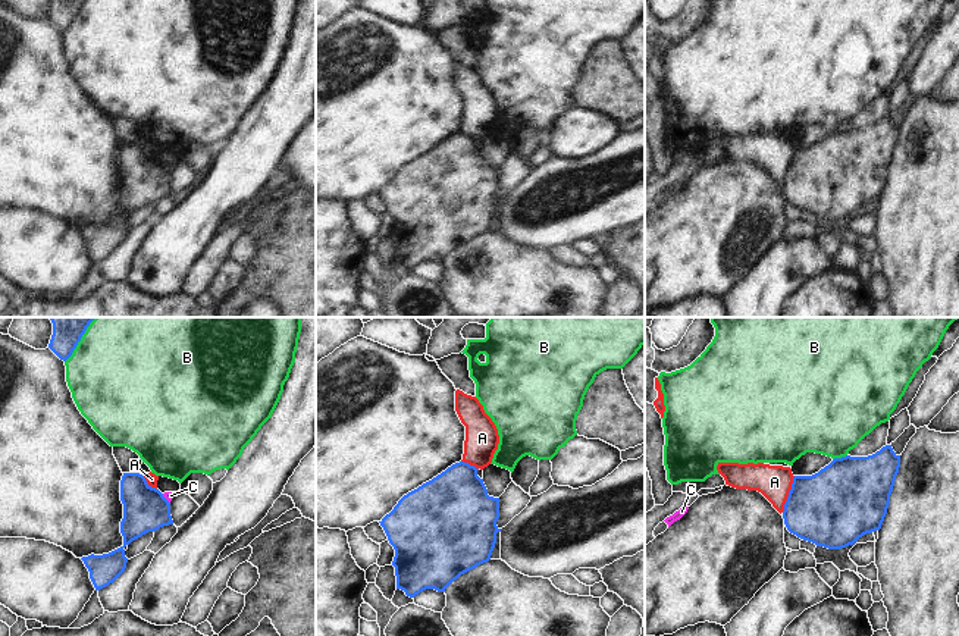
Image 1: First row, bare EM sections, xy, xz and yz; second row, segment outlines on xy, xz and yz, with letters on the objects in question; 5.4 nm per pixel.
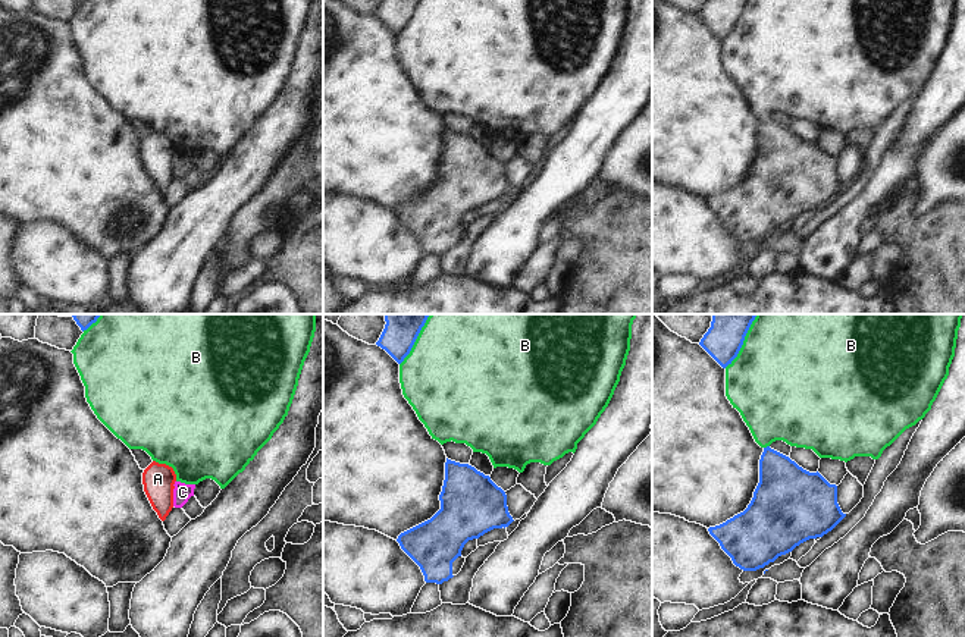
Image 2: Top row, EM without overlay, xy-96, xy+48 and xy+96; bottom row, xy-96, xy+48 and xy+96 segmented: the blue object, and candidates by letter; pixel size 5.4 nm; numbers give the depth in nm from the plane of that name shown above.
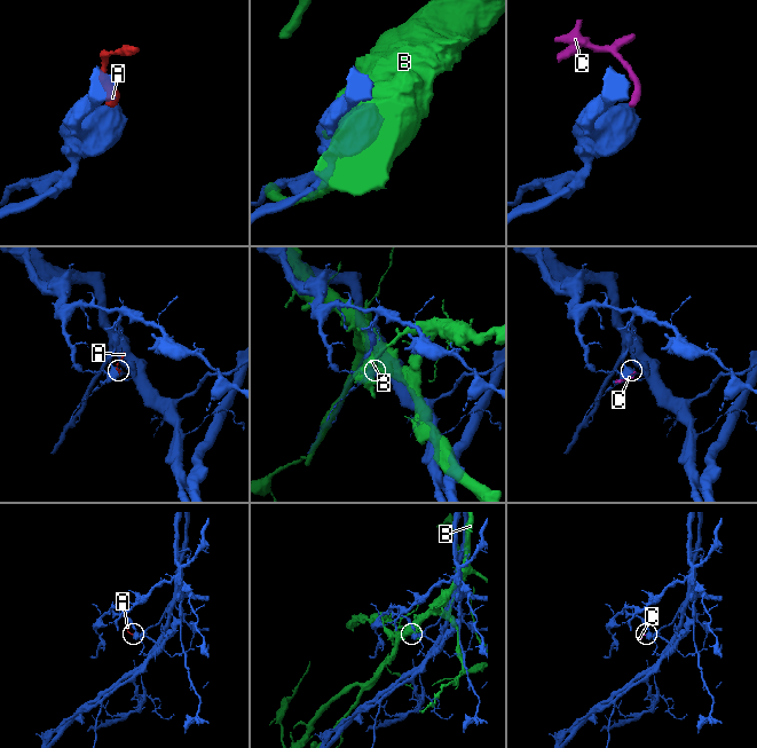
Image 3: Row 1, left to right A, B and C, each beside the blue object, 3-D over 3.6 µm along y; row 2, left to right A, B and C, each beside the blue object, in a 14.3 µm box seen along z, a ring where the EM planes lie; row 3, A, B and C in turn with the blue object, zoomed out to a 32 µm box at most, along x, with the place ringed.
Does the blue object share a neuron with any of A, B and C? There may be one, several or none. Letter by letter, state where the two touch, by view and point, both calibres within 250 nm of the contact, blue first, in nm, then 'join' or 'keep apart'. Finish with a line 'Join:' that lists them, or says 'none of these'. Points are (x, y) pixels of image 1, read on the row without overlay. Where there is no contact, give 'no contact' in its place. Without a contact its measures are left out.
A: yz (789, 165) | 420/190 nm | keep apart
B: xy (77, 15) | 140/500 nm | keep apart
C: xy (166, 171) | 240/50 nm | keep apart
Join: none of these

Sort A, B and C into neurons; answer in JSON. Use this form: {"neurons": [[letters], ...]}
{"neurons": [["A"], ["B"], ["C"]]}

